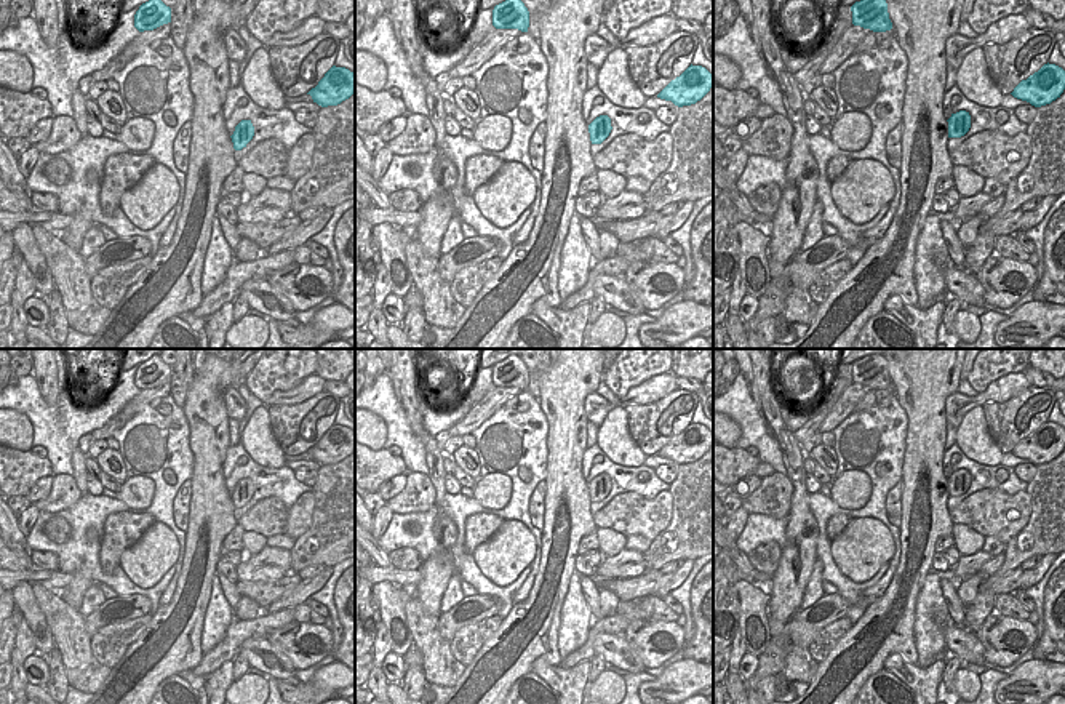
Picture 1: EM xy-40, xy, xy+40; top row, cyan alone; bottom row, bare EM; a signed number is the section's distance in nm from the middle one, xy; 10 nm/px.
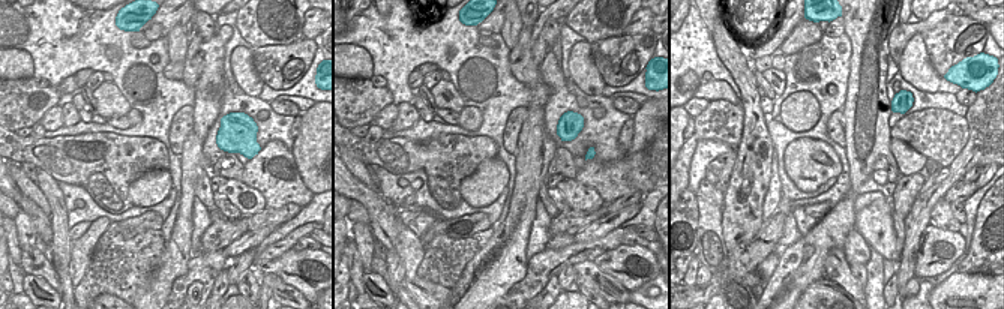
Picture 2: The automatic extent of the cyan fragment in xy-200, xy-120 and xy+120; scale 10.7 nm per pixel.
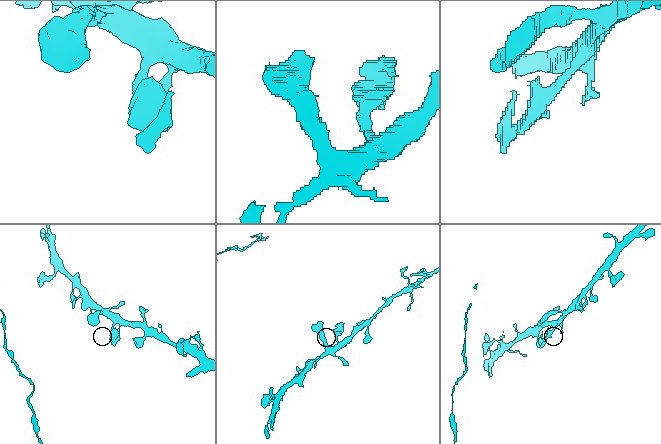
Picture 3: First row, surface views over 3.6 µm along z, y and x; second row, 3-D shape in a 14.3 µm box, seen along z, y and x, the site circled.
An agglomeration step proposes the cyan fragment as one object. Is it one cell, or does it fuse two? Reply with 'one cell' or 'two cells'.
two cells

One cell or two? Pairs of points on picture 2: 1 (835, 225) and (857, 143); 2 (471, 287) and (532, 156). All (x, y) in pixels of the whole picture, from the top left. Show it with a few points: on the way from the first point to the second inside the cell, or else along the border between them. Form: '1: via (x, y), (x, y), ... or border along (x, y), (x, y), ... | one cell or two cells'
1: via (847, 204), (853, 194), (857, 164) | one cell
2: via (503, 254), (518, 224), (526, 189) | one cell

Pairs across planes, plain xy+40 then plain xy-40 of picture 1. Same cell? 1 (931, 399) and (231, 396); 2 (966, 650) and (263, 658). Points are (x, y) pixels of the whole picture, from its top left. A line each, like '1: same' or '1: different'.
1: different
2: same

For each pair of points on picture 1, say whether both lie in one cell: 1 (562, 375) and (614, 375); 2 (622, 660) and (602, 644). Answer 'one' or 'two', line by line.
1: two
2: one

